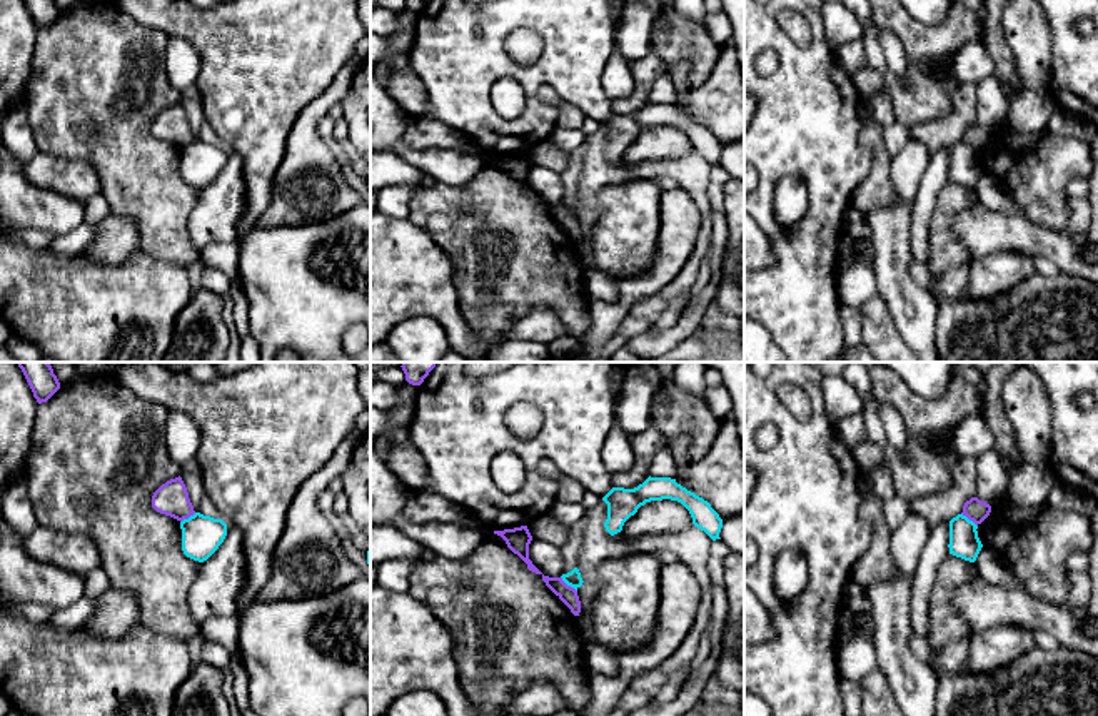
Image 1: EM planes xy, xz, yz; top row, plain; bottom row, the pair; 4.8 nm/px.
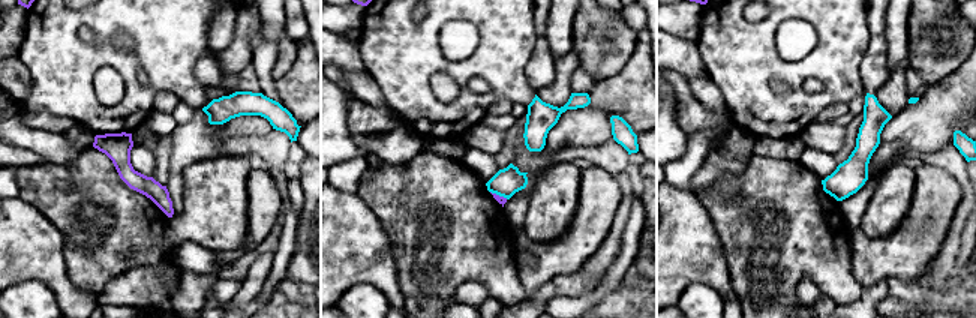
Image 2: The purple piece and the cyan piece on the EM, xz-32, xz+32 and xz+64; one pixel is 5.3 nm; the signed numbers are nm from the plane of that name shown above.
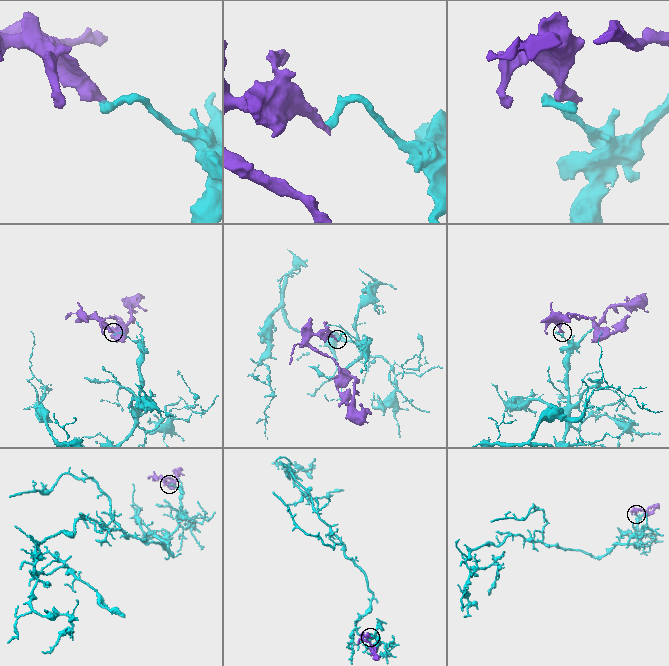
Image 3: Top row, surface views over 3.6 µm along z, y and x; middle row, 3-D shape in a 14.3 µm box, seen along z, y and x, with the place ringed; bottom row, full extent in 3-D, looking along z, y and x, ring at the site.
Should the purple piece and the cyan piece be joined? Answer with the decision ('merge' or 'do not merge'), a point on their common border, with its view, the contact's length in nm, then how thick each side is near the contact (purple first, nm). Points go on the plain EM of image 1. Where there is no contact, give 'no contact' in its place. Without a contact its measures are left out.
do not merge | xz (566, 211) | 110 nm | 90/70 nm

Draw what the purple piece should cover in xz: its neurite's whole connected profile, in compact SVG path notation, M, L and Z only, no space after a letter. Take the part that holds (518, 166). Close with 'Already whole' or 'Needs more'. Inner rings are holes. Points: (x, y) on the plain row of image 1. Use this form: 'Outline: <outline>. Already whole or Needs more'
Outline: M527 152L494 157L494 160L501 162L506 167L507 174L527 190L529 197L532 197L536 200L542 200L529 185L529 170L532 167L532 162L531 162Z. Already whole

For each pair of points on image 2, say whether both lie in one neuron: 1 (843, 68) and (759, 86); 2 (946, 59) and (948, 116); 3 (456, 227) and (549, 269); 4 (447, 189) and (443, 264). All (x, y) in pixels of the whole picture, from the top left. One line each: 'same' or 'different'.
1: same
2: different
3: different
4: same

